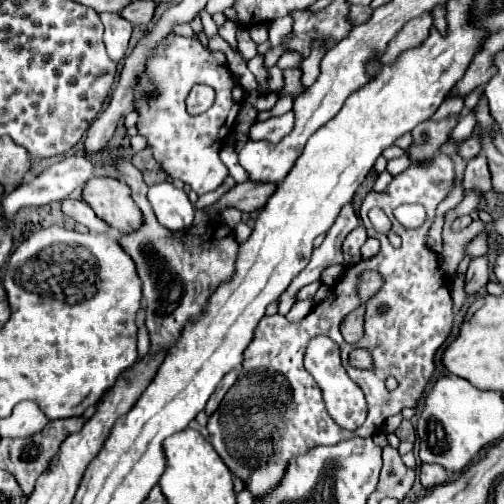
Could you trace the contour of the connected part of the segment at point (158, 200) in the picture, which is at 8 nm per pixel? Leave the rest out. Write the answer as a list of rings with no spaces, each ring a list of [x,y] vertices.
[[[158,183],[148,189],[148,201],[156,219],[162,227],[170,231],[182,231],[194,221],[194,205],[182,189],[176,189],[172,183]]]

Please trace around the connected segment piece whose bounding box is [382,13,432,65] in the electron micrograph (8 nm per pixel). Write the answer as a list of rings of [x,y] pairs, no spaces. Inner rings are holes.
[[[430,13],[418,17],[418,19],[412,19],[410,23],[406,23],[406,27],[398,33],[398,37],[394,39],[394,43],[390,43],[386,55],[382,57],[382,65],[392,65],[396,63],[396,59],[408,51],[408,49],[414,49],[414,47],[420,47],[422,41],[430,35]]]

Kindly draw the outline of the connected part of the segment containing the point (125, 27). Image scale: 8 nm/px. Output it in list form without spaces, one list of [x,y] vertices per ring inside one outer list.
[[[102,13],[100,15],[106,31],[104,31],[104,43],[108,49],[108,55],[112,61],[120,61],[126,55],[128,41],[132,35],[132,23],[122,19],[118,13]]]

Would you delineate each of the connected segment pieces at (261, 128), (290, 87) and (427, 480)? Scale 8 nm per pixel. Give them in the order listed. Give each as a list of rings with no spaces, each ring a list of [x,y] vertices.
[[[288,111],[288,113],[280,115],[280,117],[270,117],[270,119],[262,121],[262,123],[254,123],[250,127],[248,137],[254,139],[254,141],[264,139],[264,141],[270,141],[270,143],[278,143],[292,129],[294,129],[294,113]]]
[[[284,69],[284,95],[298,97],[302,91],[302,69]]]
[[[422,465],[420,481],[422,481],[422,485],[426,489],[430,489],[430,487],[446,483],[448,481],[448,473],[442,471],[442,467],[438,467],[438,465]]]

